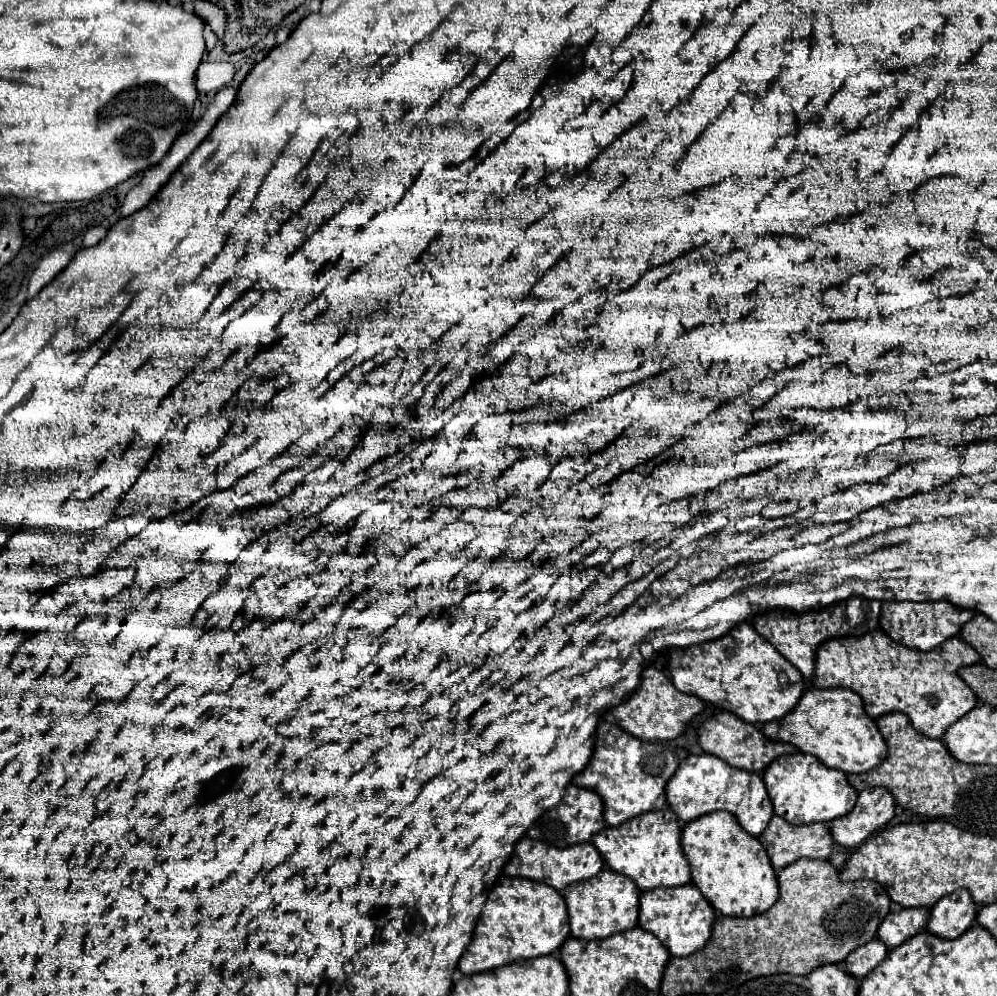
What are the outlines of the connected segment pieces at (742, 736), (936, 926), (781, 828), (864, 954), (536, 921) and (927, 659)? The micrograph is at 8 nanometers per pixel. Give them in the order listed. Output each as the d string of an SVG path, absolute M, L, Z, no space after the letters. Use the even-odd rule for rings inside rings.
M729 711L713 715L699 727L699 745L703 747L705 753L717 755L725 763L729 763L737 769L755 771L755 773L763 773L767 769L767 765L773 763L777 757L793 755L799 751L797 747L793 747L789 743L781 743L781 741L773 741L773 739L765 737L753 723L745 723L743 719L739 719L737 715L733 715Z
M957 889L931 907L927 929L929 933L939 935L943 939L957 939L975 923L975 919L977 905L973 897L967 889Z
M773 815L773 819L769 821L767 829L761 833L759 841L763 843L763 847L769 853L771 865L775 871L785 869L787 865L807 857L807 859L827 859L833 853L835 841L831 837L831 831L827 827L827 823L811 823L811 825L791 825L785 819L781 819L779 815Z
M879 939L869 941L867 945L857 947L847 959L845 959L845 971L849 971L853 977L863 979L871 969L875 969L883 959L887 957L887 945Z
M501 875L493 885L483 913L477 921L473 941L459 959L459 971L463 975L475 975L509 965L519 959L531 959L557 953L569 939L569 917L563 895L539 881Z
M875 629L861 637L849 635L825 641L817 651L813 685L819 689L851 689L865 701L869 717L879 719L885 713L901 711L917 731L929 739L941 739L953 723L977 707L977 695L959 677L959 669L979 661L981 655L961 637L953 637L937 649L921 651L895 643L883 629Z

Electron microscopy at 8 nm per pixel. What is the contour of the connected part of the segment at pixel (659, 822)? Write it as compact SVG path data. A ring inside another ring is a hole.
M671 807L653 811L649 815L639 815L637 819L629 819L629 823L615 829L607 827L605 831L597 833L591 843L613 871L631 877L641 891L691 883L689 861L681 849L681 821Z

